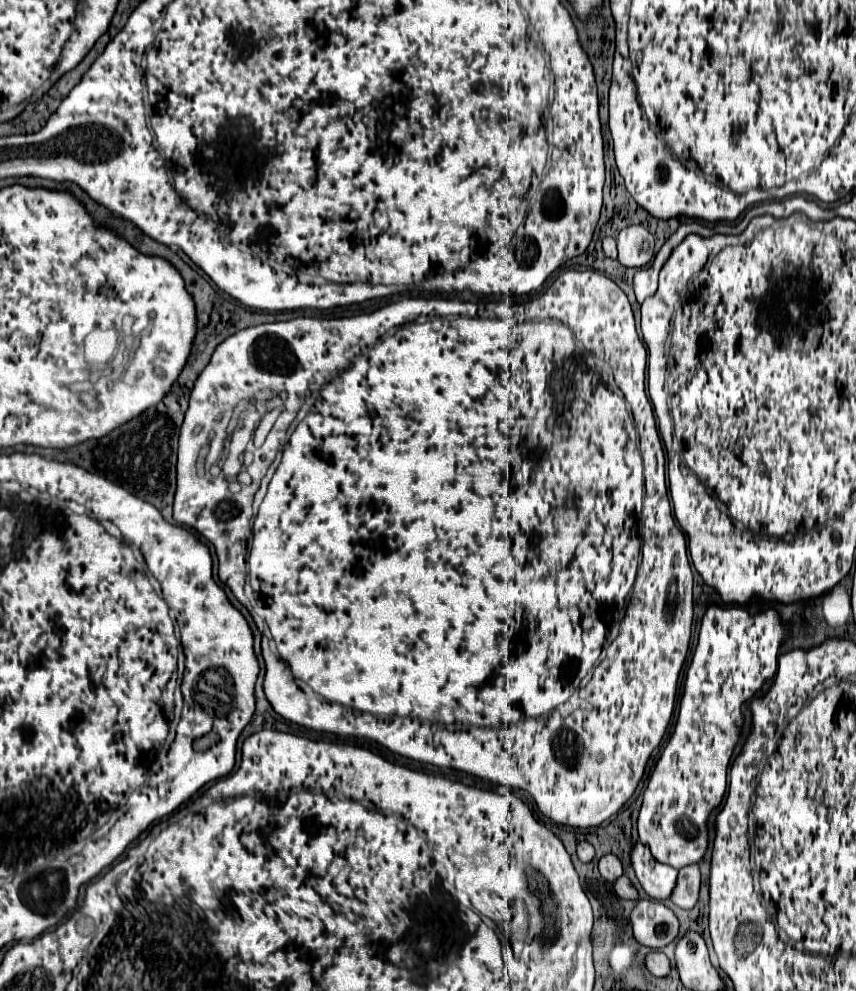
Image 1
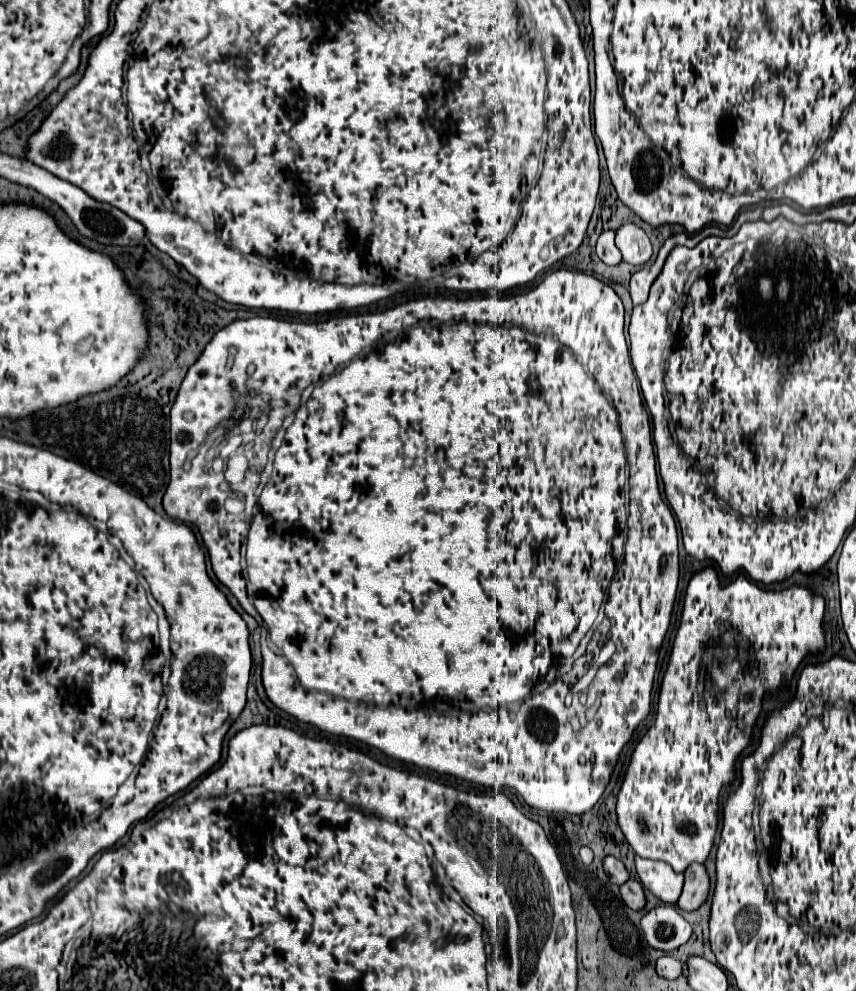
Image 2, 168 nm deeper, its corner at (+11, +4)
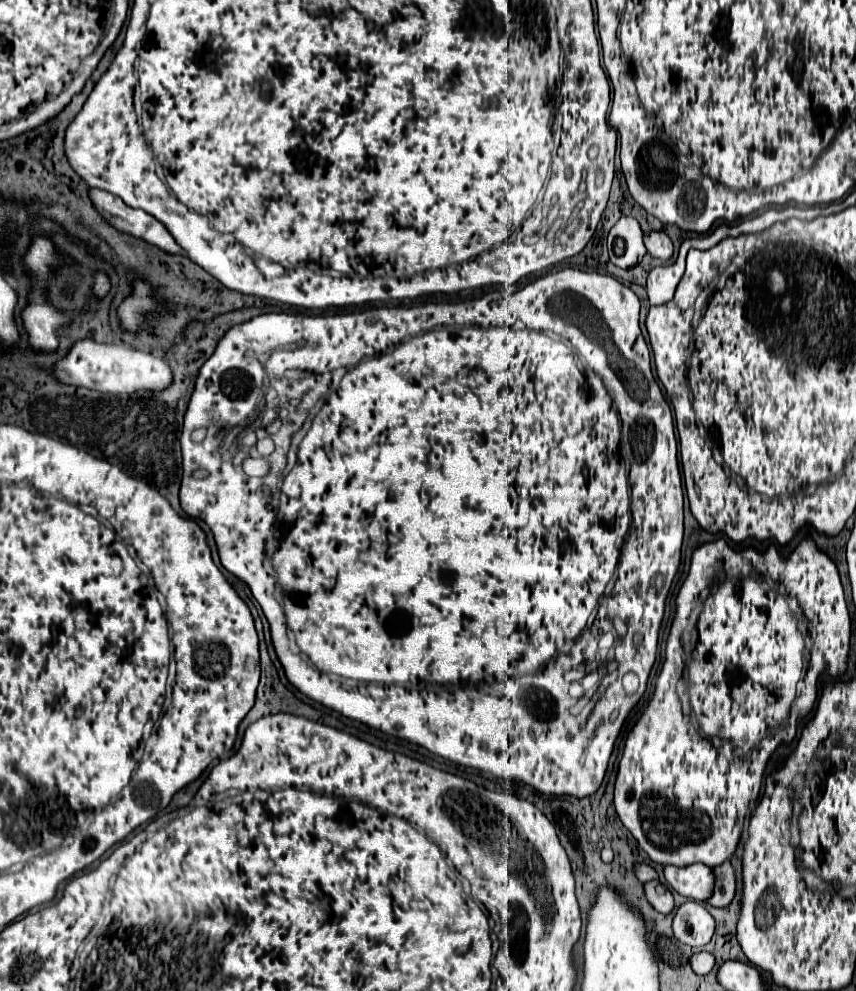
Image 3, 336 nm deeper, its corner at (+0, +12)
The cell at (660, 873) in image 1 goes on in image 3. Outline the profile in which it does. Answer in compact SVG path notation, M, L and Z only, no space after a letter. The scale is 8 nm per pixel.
M691 864L687 868L665 866L665 878L675 892L679 892L685 898L693 898L697 902L709 900L715 888L713 868L705 864Z

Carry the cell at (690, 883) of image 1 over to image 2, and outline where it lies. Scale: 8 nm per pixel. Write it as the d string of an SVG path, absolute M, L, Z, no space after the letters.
M690 864L684 870L684 888L682 888L682 894L676 902L676 906L682 910L688 910L688 912L696 910L706 900L708 886L710 886L710 880L708 880L704 866L702 864Z

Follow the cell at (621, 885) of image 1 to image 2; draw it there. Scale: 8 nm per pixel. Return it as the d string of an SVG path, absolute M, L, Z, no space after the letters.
M628 880L620 886L620 896L624 900L624 904L632 910L642 910L644 908L644 888L638 880Z

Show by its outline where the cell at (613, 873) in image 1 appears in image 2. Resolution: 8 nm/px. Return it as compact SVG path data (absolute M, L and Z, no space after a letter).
M606 856L604 858L604 870L608 872L608 878L610 878L610 882L614 882L614 884L622 884L624 880L628 880L628 870L624 868L624 864L618 860L618 858L614 858L614 856Z

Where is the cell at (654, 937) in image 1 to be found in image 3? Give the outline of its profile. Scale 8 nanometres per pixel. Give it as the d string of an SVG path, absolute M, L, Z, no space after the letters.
M689 900L675 910L673 920L675 938L689 946L705 946L715 934L715 918L701 902Z

